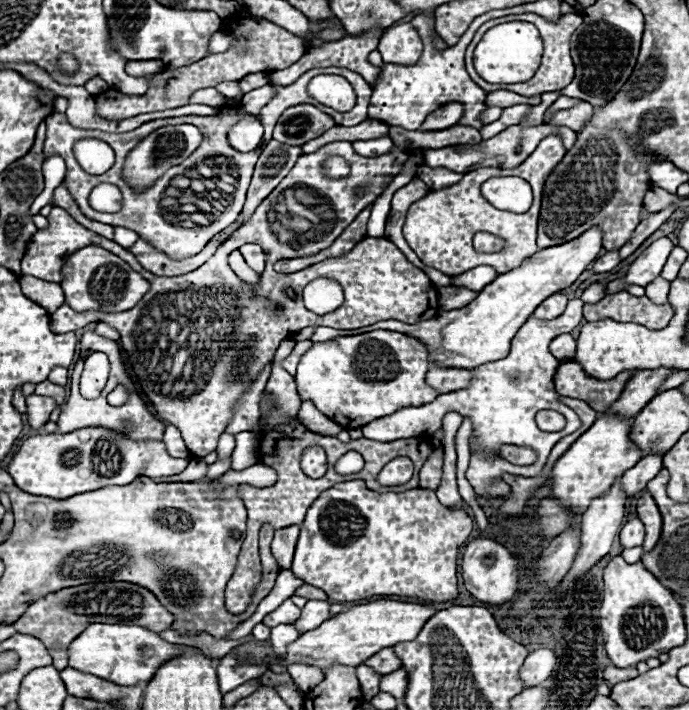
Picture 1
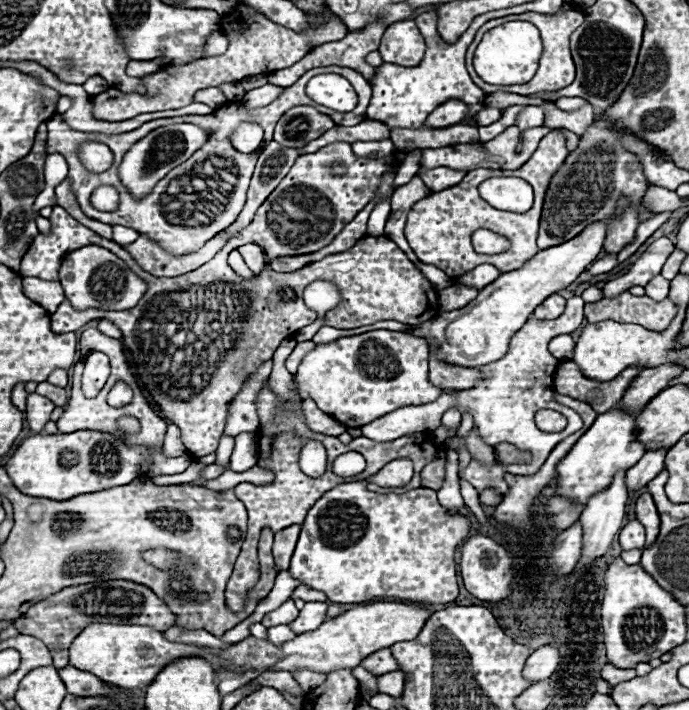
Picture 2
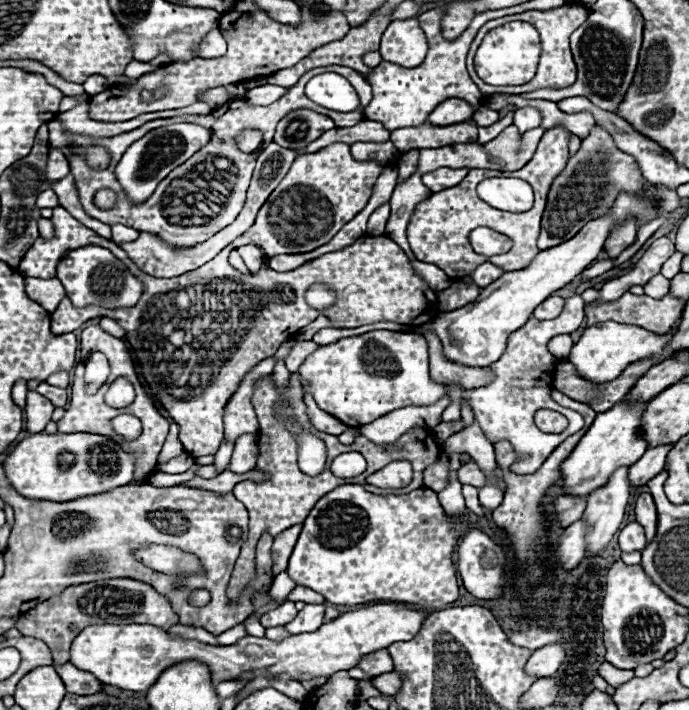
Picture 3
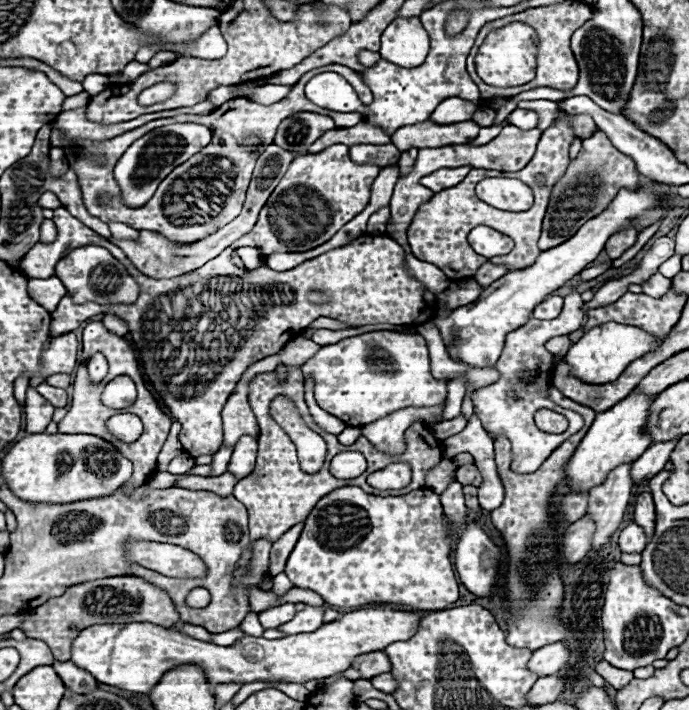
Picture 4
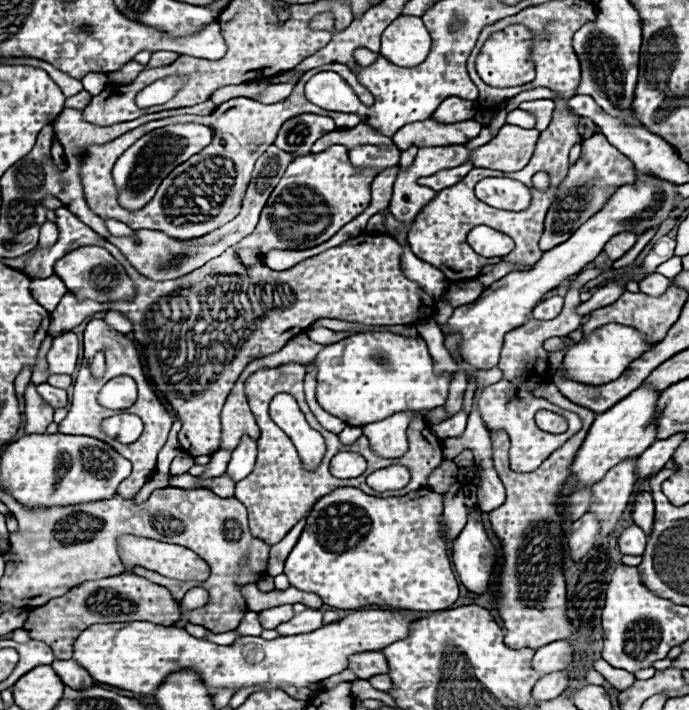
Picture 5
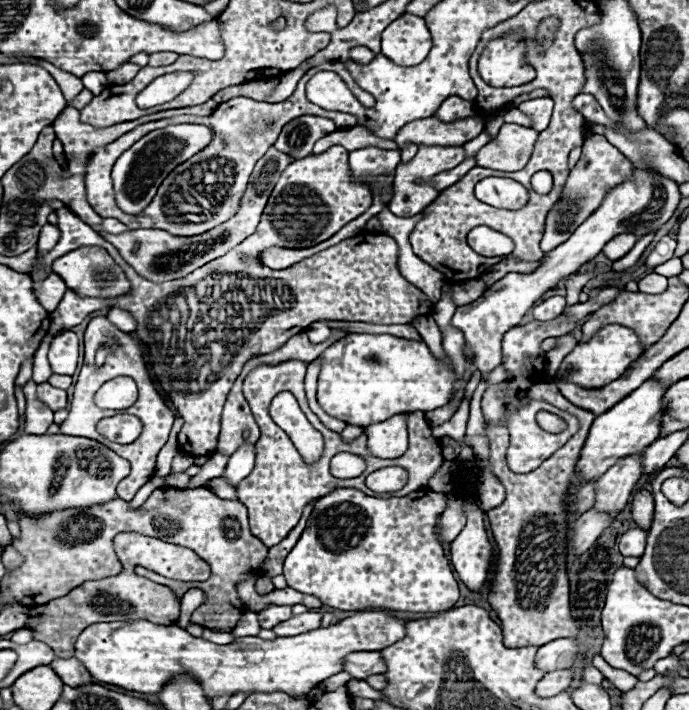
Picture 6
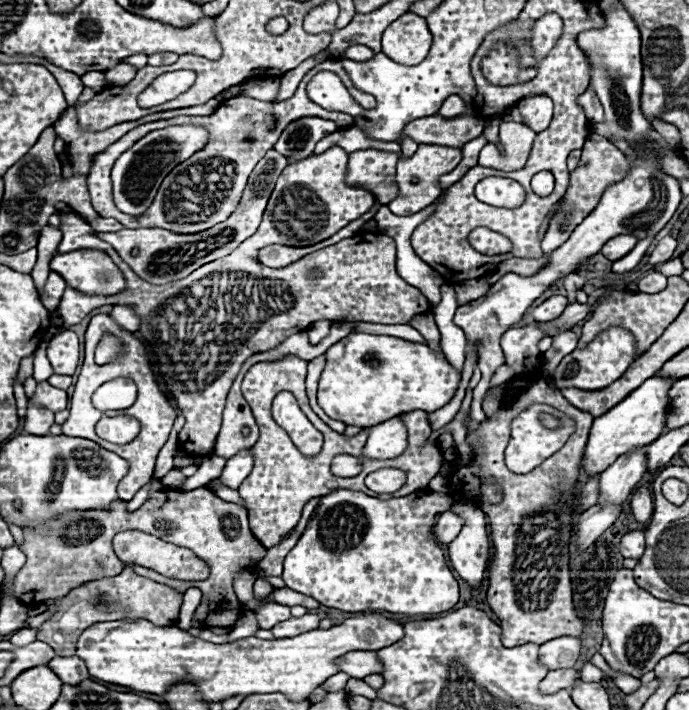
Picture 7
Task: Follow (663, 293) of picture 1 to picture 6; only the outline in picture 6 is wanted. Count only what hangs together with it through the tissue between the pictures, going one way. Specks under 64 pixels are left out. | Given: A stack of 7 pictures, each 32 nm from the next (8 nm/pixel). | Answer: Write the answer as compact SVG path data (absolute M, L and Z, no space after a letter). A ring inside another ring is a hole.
M650 272L648 276L644 276L640 282L638 282L638 288L640 292L646 292L646 294L660 294L664 292L668 286L666 282L666 276L660 276L656 272Z

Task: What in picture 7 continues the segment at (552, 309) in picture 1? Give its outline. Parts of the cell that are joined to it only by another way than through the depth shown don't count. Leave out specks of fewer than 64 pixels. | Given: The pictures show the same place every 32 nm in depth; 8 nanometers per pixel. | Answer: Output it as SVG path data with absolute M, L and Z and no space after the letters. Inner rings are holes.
M552 296L544 304L540 304L540 306L536 306L532 310L532 318L538 320L538 322L554 320L554 318L558 318L562 314L562 310L566 308L566 304L568 304L566 296Z

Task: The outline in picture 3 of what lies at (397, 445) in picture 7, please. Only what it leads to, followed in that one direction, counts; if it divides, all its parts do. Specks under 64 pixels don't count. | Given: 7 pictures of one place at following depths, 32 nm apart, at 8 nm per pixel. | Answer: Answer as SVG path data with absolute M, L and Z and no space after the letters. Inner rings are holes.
M444 396L440 402L436 402L432 406L398 408L386 416L374 420L372 424L364 424L360 428L360 432L370 442L374 442L382 448L388 448L388 446L394 446L400 440L400 436L406 434L414 426L432 430L436 424L440 424L440 416L448 404L450 404L450 398Z

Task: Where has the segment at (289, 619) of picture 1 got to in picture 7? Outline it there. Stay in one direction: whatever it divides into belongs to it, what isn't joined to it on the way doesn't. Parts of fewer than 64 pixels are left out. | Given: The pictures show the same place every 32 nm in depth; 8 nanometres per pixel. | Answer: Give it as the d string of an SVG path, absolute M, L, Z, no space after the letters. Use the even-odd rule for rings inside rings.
M266 600L266 602L262 602L262 604L254 610L254 616L256 616L256 622L258 622L260 628L270 630L274 624L290 618L290 608L278 604L278 602Z

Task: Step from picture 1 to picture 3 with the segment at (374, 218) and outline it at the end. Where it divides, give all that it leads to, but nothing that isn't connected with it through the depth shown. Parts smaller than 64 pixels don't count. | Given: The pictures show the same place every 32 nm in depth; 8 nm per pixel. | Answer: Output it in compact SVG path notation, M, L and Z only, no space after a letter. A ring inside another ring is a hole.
M388 204L380 206L378 210L374 210L370 220L368 220L368 234L370 236L382 236L384 234L384 226L388 222L388 216L390 216L390 206Z

